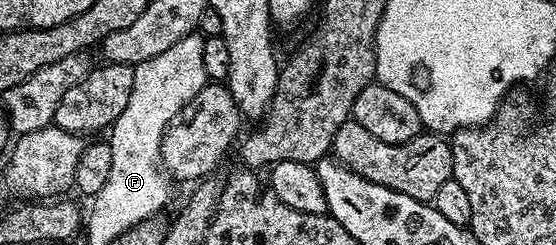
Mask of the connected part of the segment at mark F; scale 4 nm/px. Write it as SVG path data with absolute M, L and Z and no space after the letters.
M193 31L172 43L168 51L133 66L134 82L130 98L122 114L114 120L111 130L113 133L108 137L111 147L111 171L104 187L92 197L94 204L88 215L116 217L116 209L120 207L122 225L126 209L136 207L138 215L138 211L146 207L148 213L151 213L163 201L171 199L171 182L166 181L167 174L162 166L160 143L167 125L208 84L204 67L204 45L203 34Z

